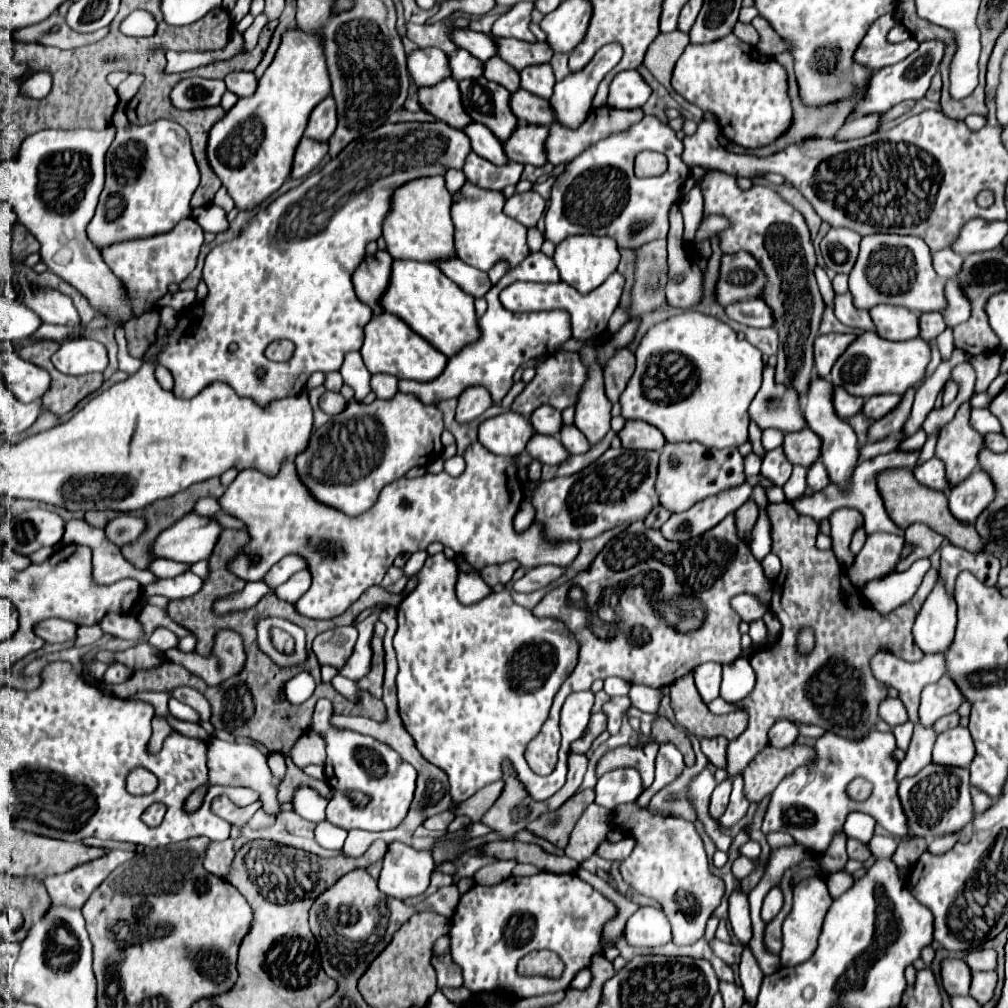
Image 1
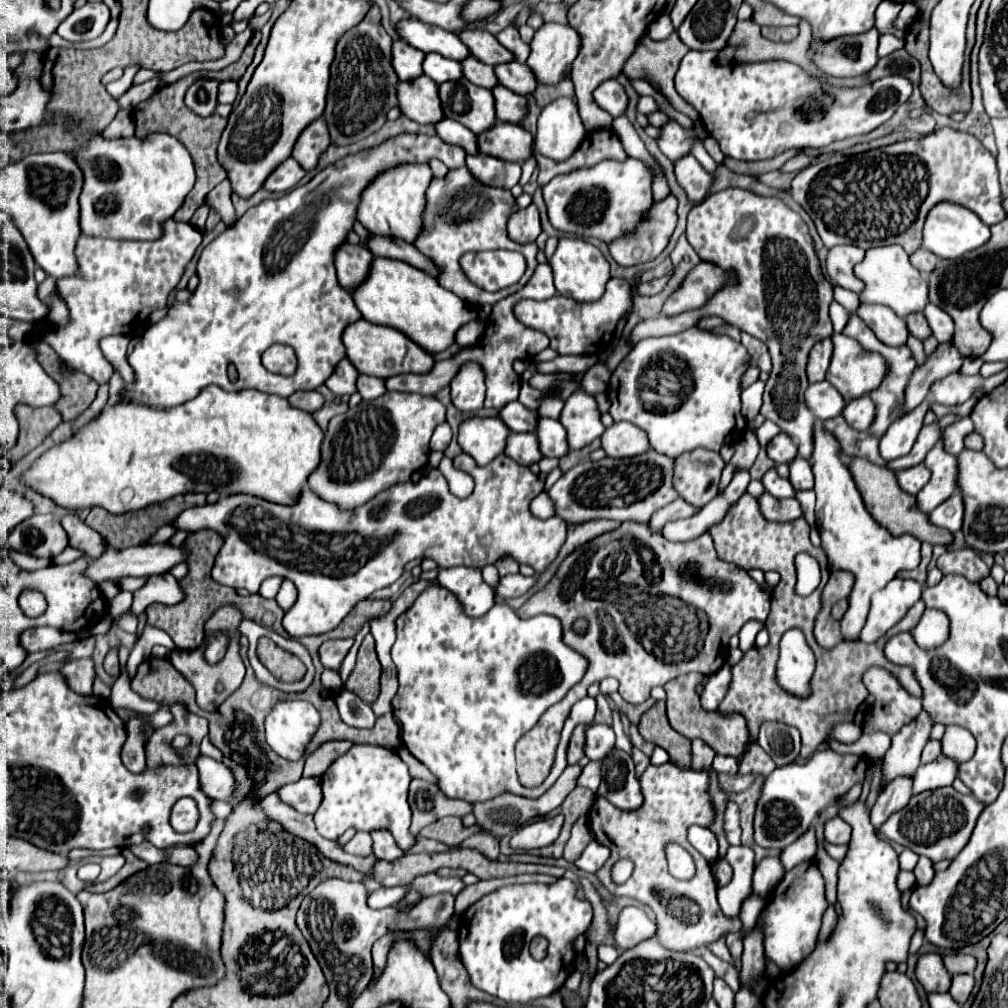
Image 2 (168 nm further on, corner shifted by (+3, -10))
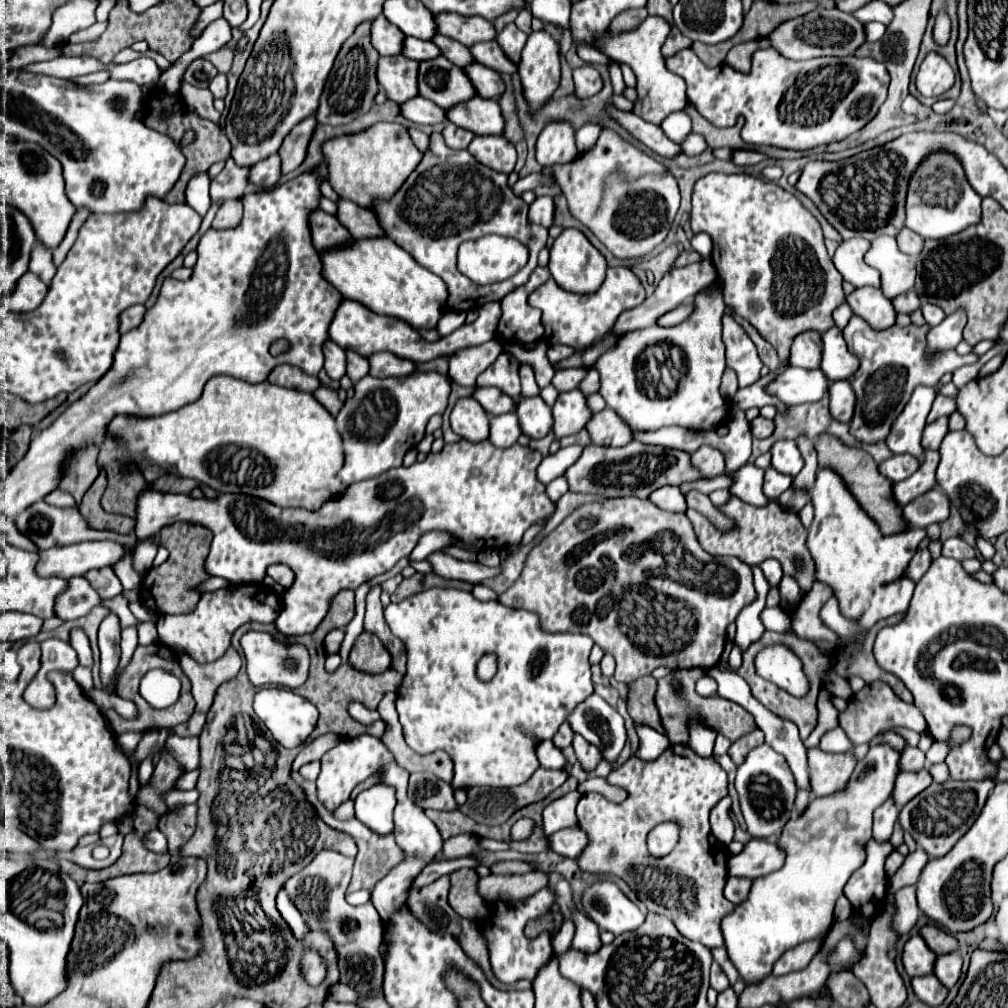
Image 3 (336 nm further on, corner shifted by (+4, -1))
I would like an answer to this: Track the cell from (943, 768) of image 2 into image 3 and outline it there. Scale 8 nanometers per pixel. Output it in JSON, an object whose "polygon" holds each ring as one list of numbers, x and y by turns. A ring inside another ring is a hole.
{"polygon":[[925,768,921,772,903,772,895,780,895,788,891,792,891,798,897,808,903,808,911,798,915,798,929,784,931,784,931,776]]}

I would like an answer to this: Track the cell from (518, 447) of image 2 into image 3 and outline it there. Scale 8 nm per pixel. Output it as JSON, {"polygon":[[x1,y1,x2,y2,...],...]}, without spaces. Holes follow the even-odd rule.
{"polygon":[[507,412,507,414,491,418,491,422,489,422,489,440,495,446,507,448,507,446,515,444,519,436,521,436,521,430,519,430,515,412]]}

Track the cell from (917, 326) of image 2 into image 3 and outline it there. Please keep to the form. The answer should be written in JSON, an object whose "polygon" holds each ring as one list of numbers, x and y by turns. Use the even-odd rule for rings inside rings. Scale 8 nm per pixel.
{"polygon":[[913,290,895,296,891,302,893,302,895,312,903,312,903,314,911,314,913,310,919,308,919,300,917,300,917,294]]}

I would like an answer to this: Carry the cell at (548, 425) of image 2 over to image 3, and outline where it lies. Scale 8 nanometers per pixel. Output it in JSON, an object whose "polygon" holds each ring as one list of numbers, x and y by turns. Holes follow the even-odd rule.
{"polygon":[[519,396,515,414,519,418,521,432,529,438,543,438,547,432,551,432,551,408,541,400,541,396]]}

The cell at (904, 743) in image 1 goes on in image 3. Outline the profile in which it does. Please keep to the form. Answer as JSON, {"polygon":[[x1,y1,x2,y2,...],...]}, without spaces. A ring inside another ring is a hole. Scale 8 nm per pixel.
{"polygon":[[871,746,867,756,857,762,843,790,811,798,809,806,785,824,777,842,785,852,783,868,755,878,747,900,737,904,735,910,721,920,729,960,745,984,759,984,769,976,783,952,827,934,843,886,865,862,865,844,871,840,873,812,893,790,899,756,901,754,889,746]]}

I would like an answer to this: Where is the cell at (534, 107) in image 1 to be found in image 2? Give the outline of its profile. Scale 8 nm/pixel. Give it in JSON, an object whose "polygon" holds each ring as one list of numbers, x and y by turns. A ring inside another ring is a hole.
{"polygon":[[502,85,494,87,492,93,494,93,494,99,496,99,496,117,498,117,498,121,518,125,520,121,526,119,526,115,528,115,526,97,516,95]]}

